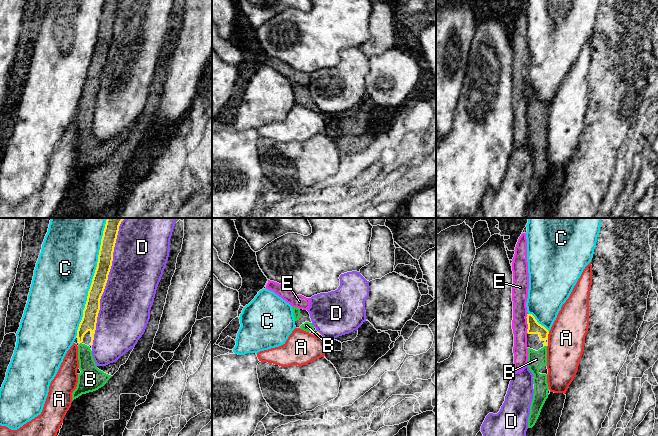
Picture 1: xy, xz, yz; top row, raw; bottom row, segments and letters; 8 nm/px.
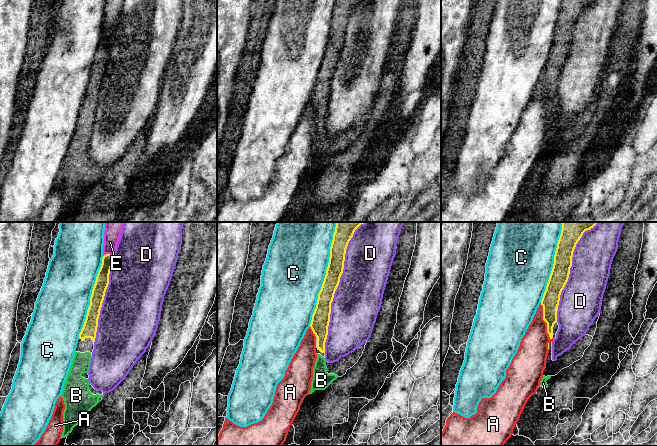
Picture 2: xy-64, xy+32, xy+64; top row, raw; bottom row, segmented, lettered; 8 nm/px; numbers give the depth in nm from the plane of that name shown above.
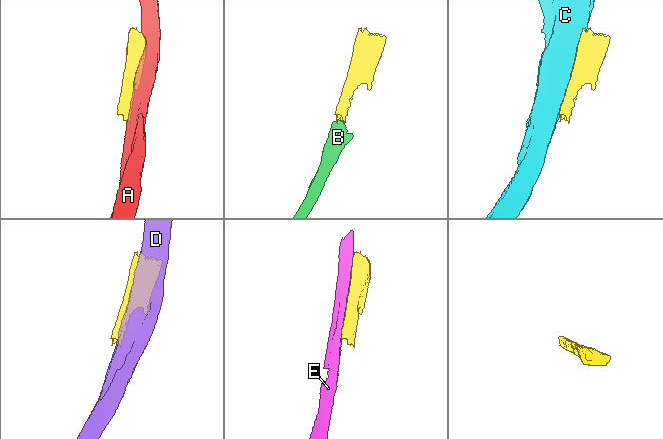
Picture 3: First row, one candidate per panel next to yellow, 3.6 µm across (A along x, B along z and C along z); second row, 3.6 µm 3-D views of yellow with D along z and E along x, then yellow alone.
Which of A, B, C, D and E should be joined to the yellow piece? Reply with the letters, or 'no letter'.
B

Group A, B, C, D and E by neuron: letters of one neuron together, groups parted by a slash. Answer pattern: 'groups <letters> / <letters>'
groups A / B / C / D / E

